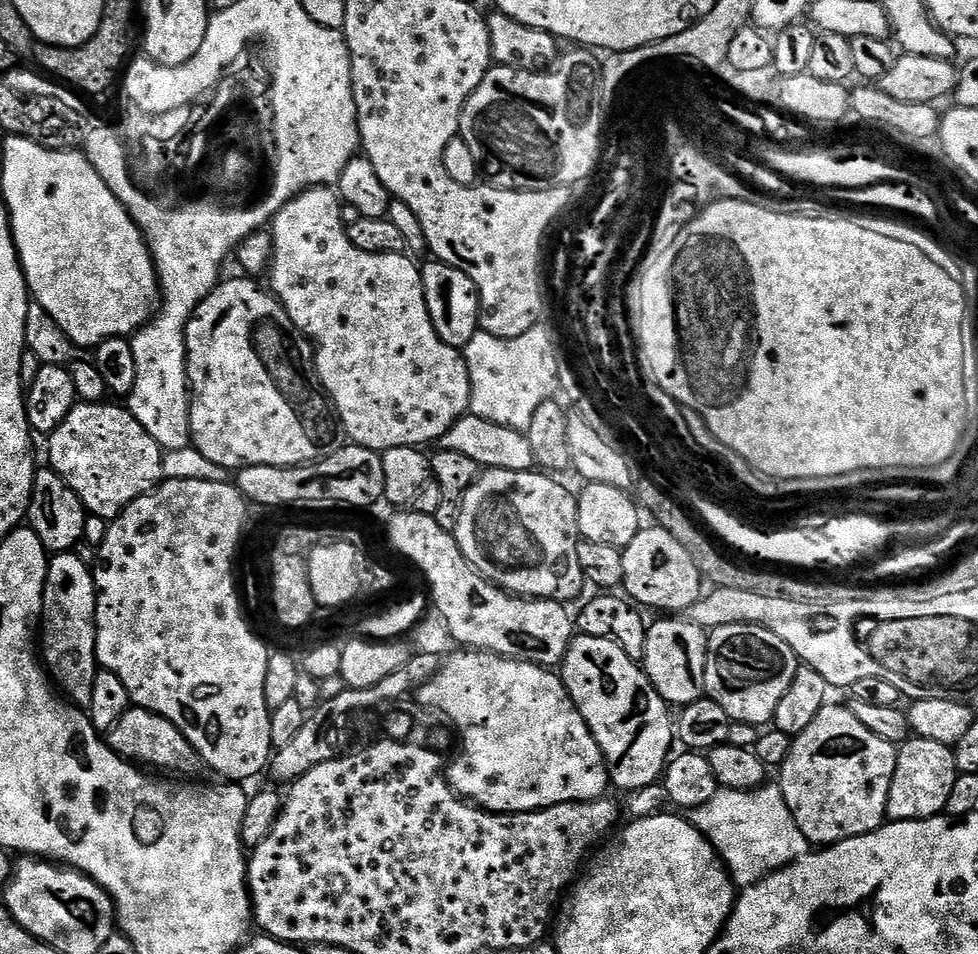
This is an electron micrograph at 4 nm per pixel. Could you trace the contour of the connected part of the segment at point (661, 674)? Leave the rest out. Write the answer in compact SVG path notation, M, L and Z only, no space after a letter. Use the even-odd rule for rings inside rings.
M660 618L655 622L649 623L648 633L646 634L646 646L644 647L644 654L642 657L642 667L647 672L648 677L652 679L652 685L658 690L658 694L662 694L662 698L669 706L683 706L685 704L693 704L699 700L705 699L706 693L704 690L704 683L706 682L706 662L708 661L708 637L709 633L703 628L699 628L694 621L687 618Z

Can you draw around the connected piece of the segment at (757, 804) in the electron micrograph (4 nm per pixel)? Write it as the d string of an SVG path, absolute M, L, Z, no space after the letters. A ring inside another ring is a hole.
M768 782L749 791L720 788L710 802L691 809L690 819L715 848L741 889L765 880L771 872L779 872L810 851L808 839L798 830L798 822L794 822L794 814L775 783Z

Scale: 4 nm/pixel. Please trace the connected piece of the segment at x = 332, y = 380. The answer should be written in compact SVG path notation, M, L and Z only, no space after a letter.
M321 186L308 188L300 192L272 219L270 231L272 233L272 263L270 265L270 291L281 306L290 314L294 326L300 329L314 345L314 359L316 362L316 375L320 377L321 385L331 403L334 405L335 415L344 423L348 431L347 439L351 443L369 448L375 452L383 453L392 450L394 446L428 446L431 442L439 442L462 417L470 412L470 374L464 361L461 349L446 346L442 338L438 338L438 330L434 330L434 322L430 322L430 310L426 310L426 294L422 286L420 268L415 264L411 255L405 254L366 254L366 250L358 250L354 242L350 242L347 231L340 217L341 199L331 187Z

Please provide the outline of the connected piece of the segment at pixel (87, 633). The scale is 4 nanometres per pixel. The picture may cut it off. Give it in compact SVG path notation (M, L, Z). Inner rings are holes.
M75 551L57 552L48 561L44 583L42 660L51 679L63 689L67 699L73 705L86 706L94 694L94 678L98 671L96 577L89 561L87 564L82 557L76 555Z

